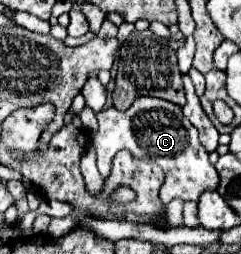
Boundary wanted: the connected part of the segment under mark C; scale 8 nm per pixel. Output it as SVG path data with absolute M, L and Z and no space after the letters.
M142 96L136 98L128 110L106 108L96 114L98 132L92 138L96 148L96 162L102 176L110 174L110 162L116 152L130 150L136 158L148 158L164 170L164 184L160 188L160 200L168 204L172 198L182 198L198 202L204 190L214 190L218 186L218 172L208 160L208 152L198 140L198 130L184 118L182 108L174 102Z

